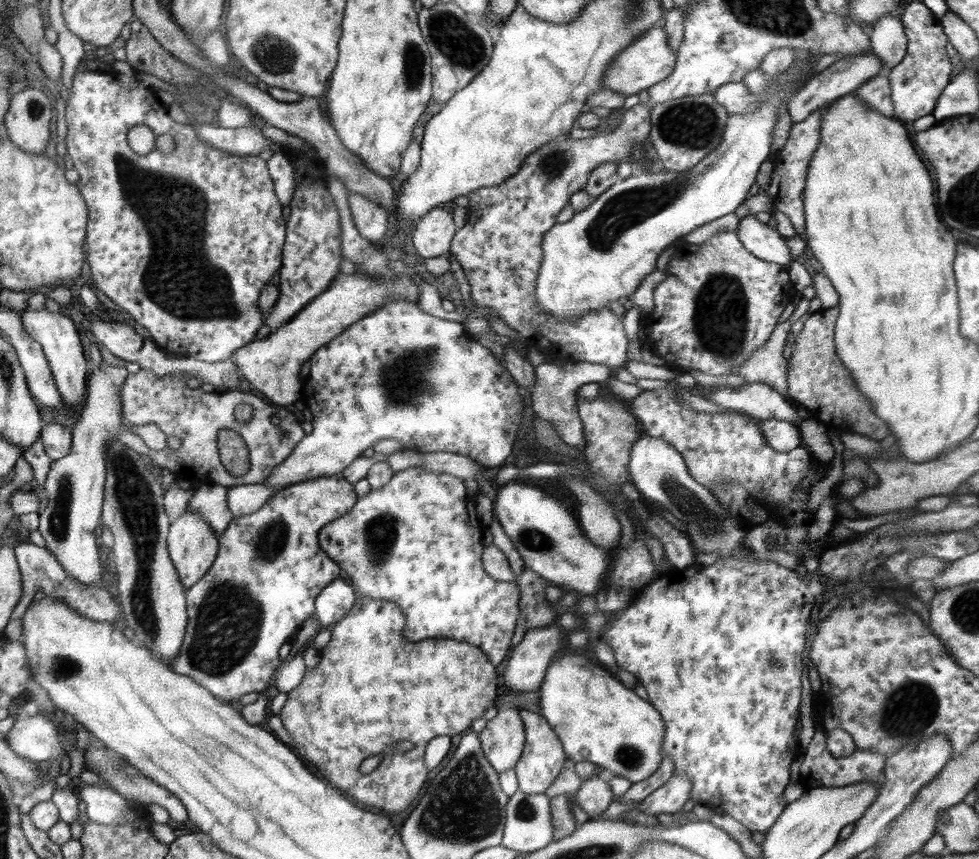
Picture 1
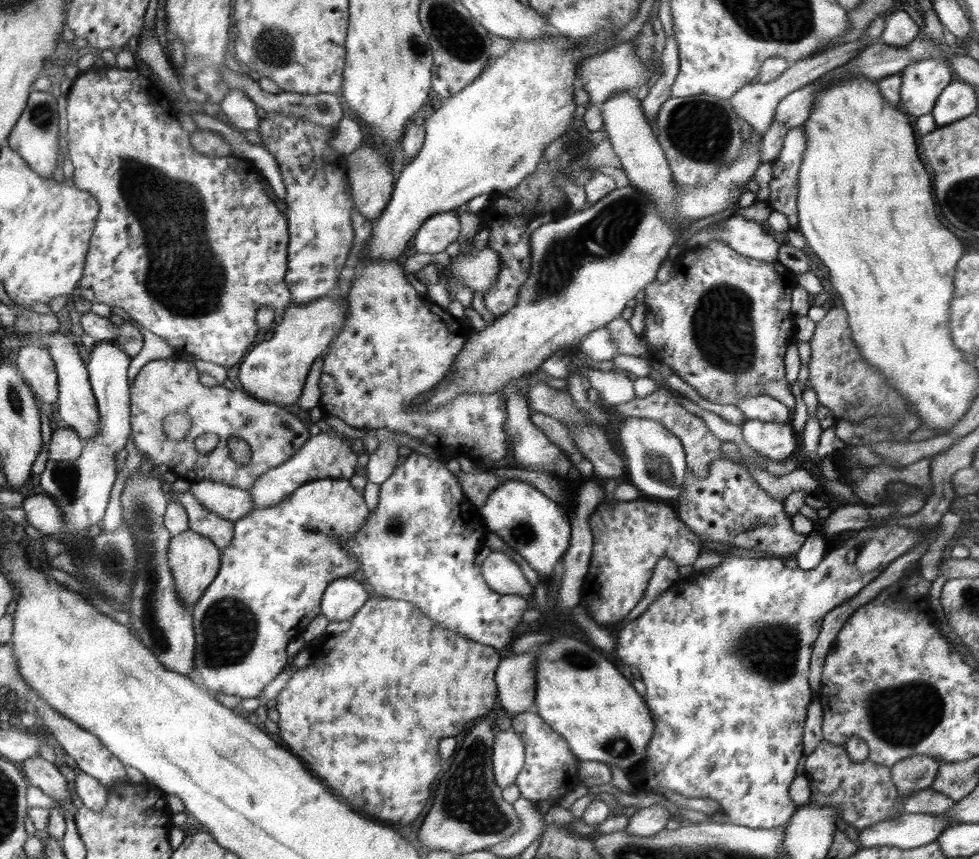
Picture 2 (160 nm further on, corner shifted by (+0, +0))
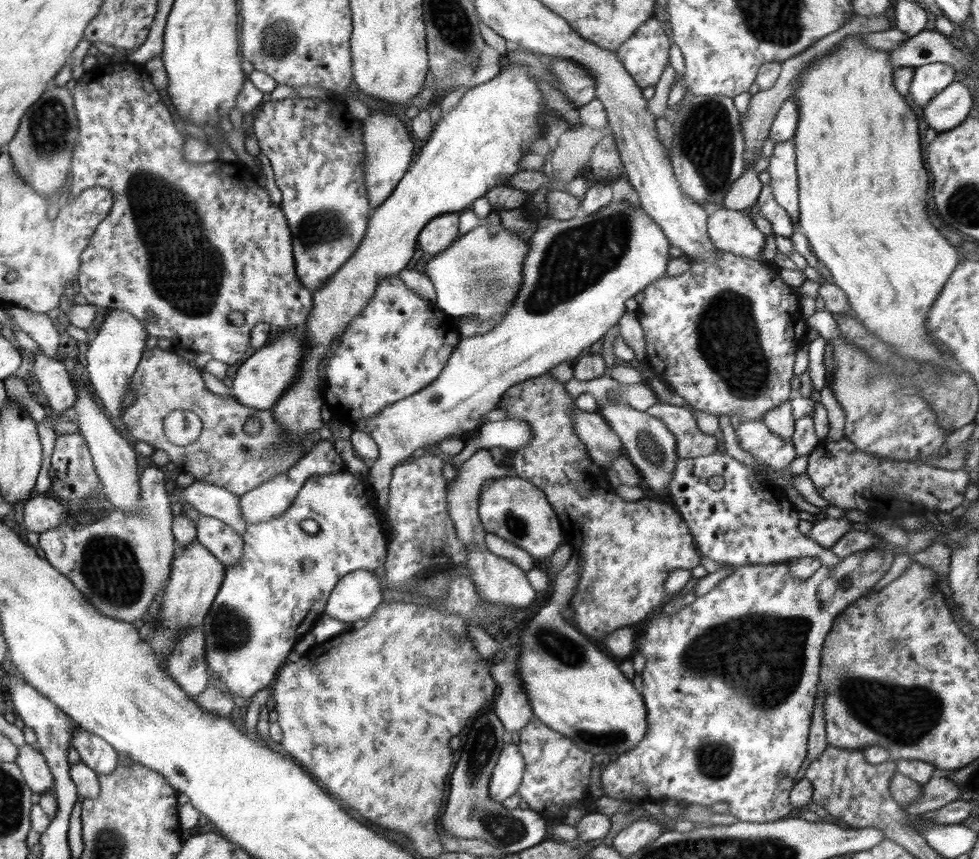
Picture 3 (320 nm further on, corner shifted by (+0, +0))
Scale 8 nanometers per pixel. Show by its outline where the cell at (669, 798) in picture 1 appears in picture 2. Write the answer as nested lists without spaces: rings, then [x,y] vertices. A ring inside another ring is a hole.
[[[661,805],[638,809],[629,818],[624,831],[635,836],[653,836],[667,826],[671,817],[672,815],[668,810]]]

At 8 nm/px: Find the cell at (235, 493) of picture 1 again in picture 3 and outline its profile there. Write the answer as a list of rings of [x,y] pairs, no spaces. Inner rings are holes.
[[[195,481],[188,487],[176,486],[173,500],[186,501],[206,516],[221,520],[241,537],[246,533],[239,496],[216,484]],[[181,498],[181,499],[180,499]]]

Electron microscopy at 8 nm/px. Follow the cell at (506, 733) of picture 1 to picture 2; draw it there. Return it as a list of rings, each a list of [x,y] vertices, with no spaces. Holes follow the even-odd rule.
[[[510,728],[505,732],[500,730],[498,734],[494,735],[494,745],[492,746],[493,775],[501,790],[516,784],[518,773],[520,773],[524,767],[524,760],[524,741],[520,739],[520,735],[514,731],[514,728]]]

